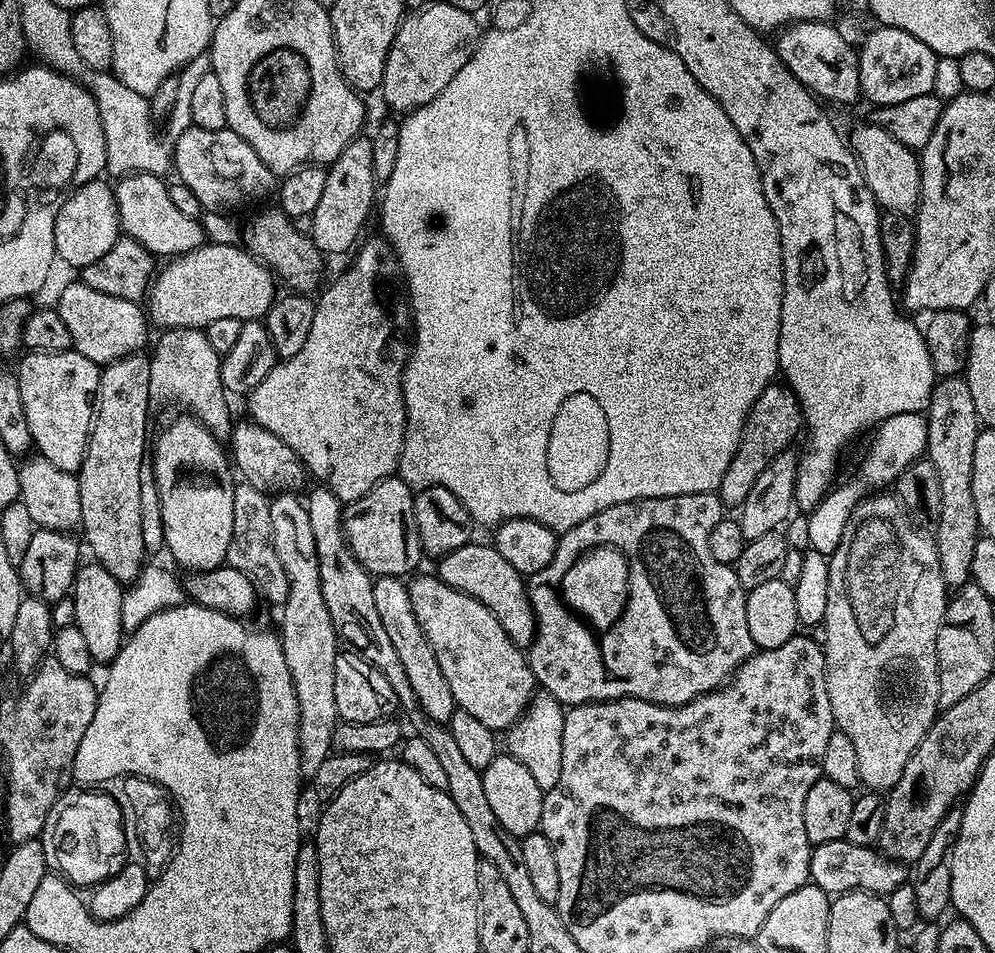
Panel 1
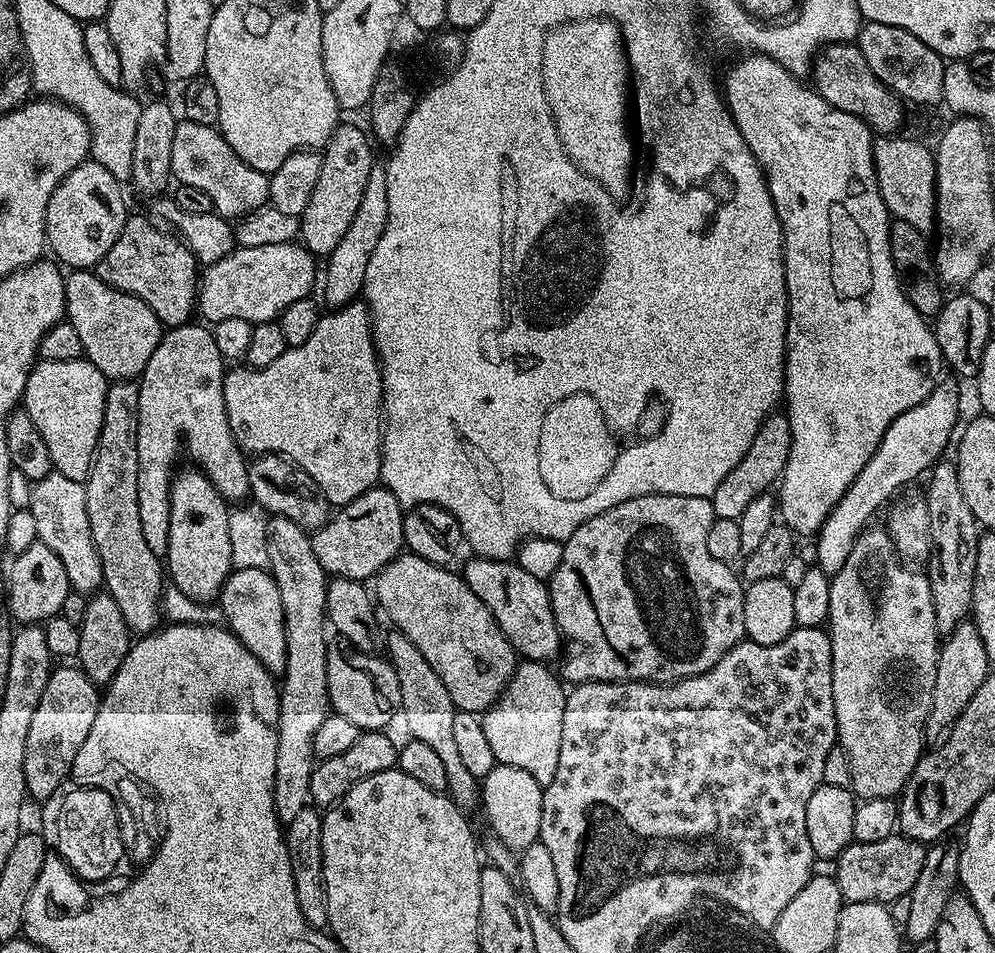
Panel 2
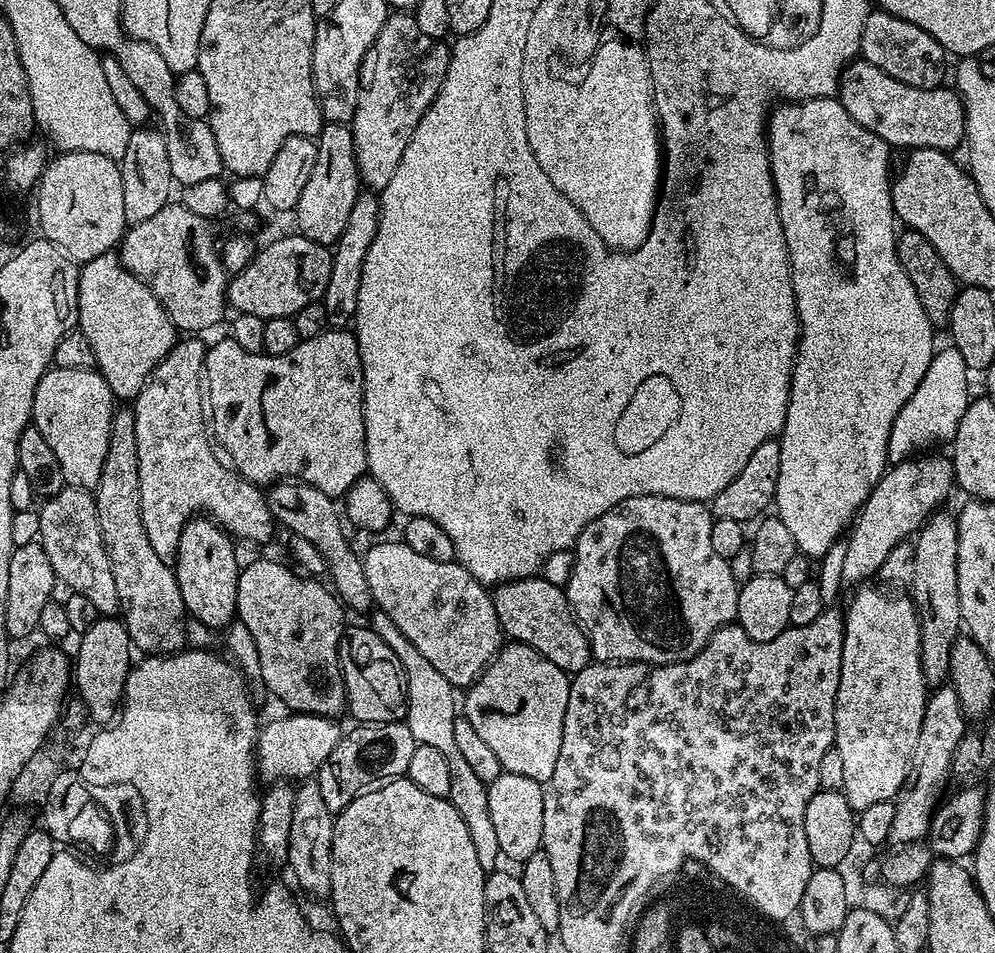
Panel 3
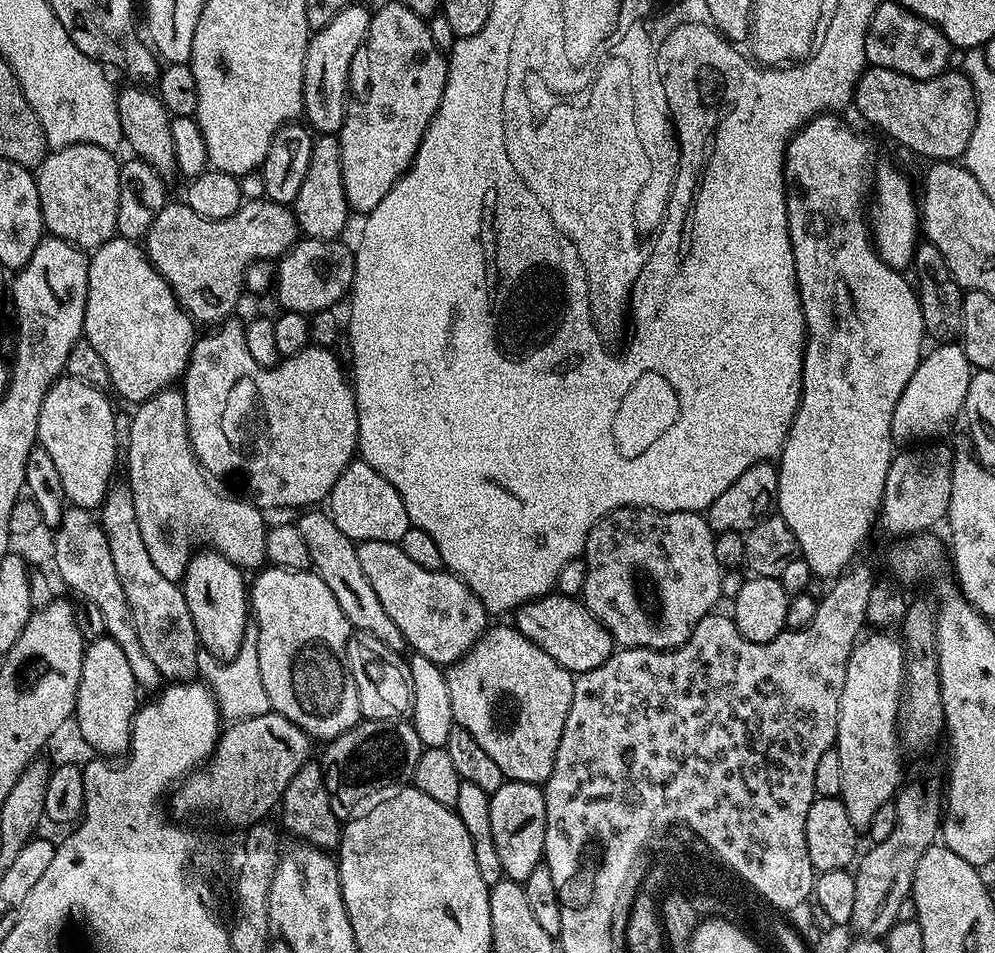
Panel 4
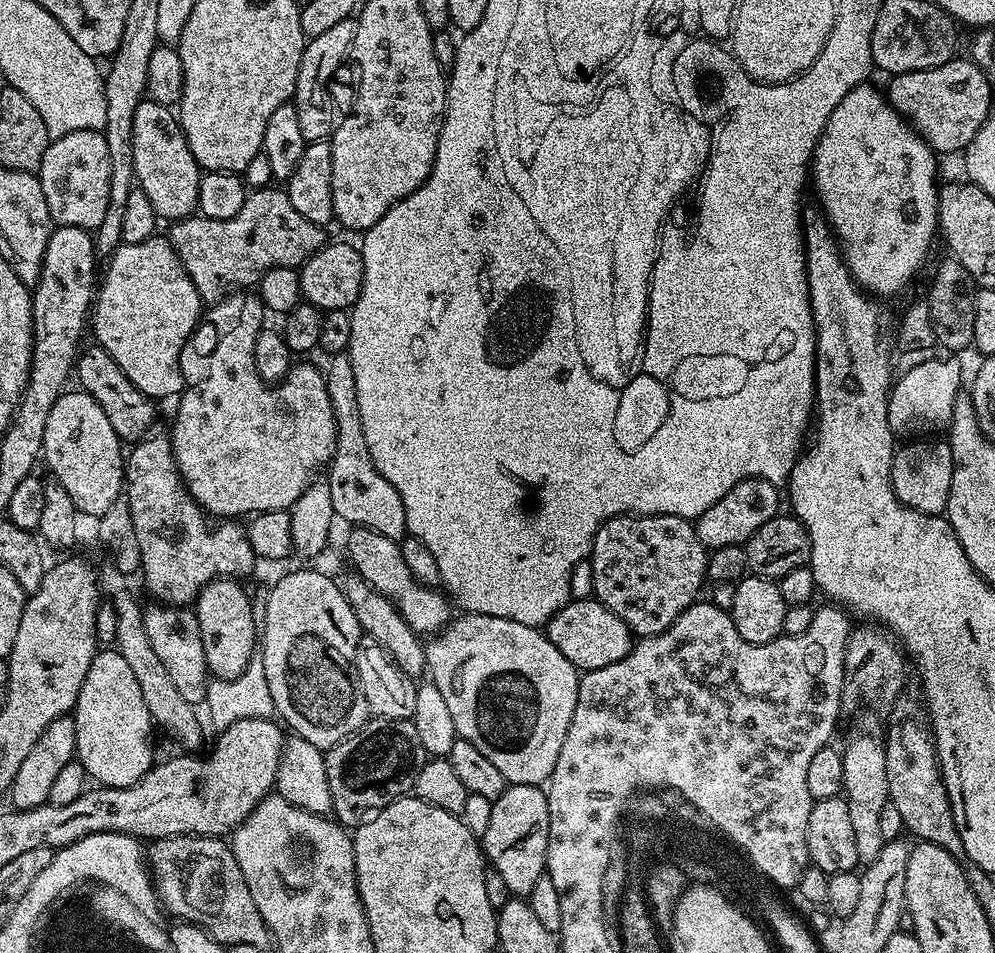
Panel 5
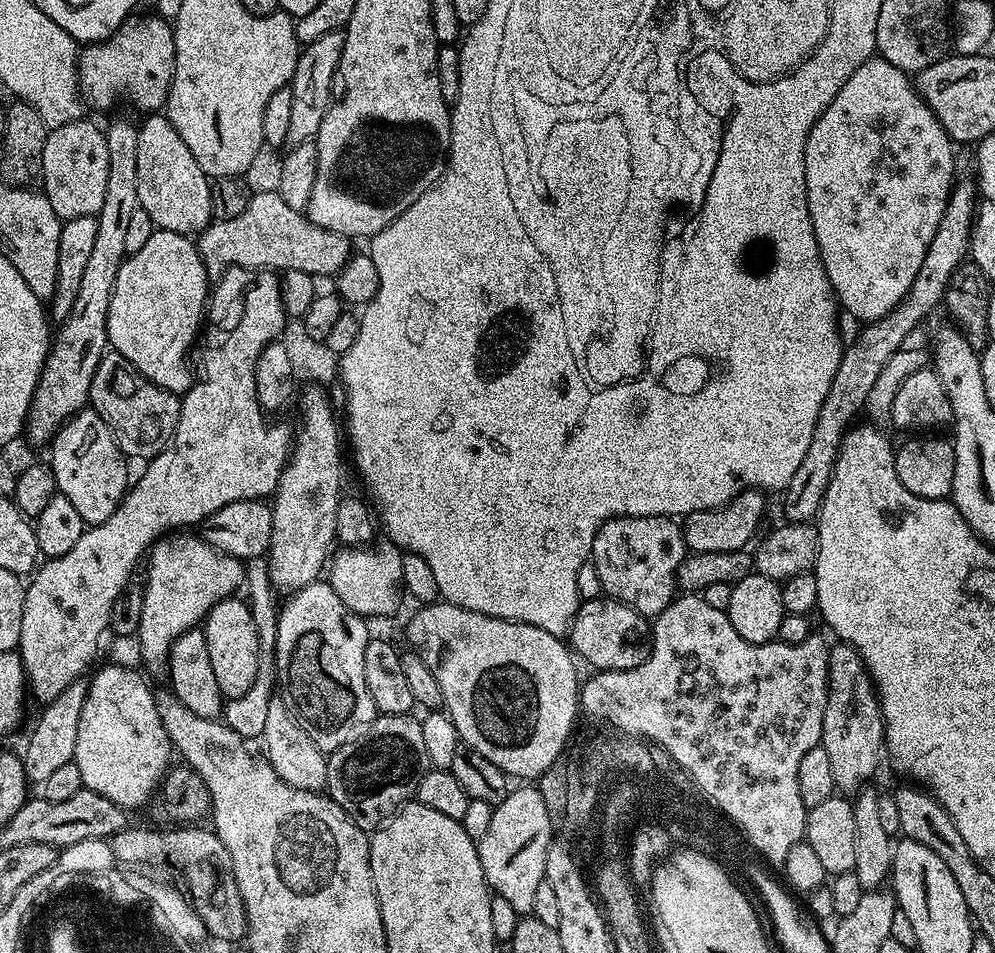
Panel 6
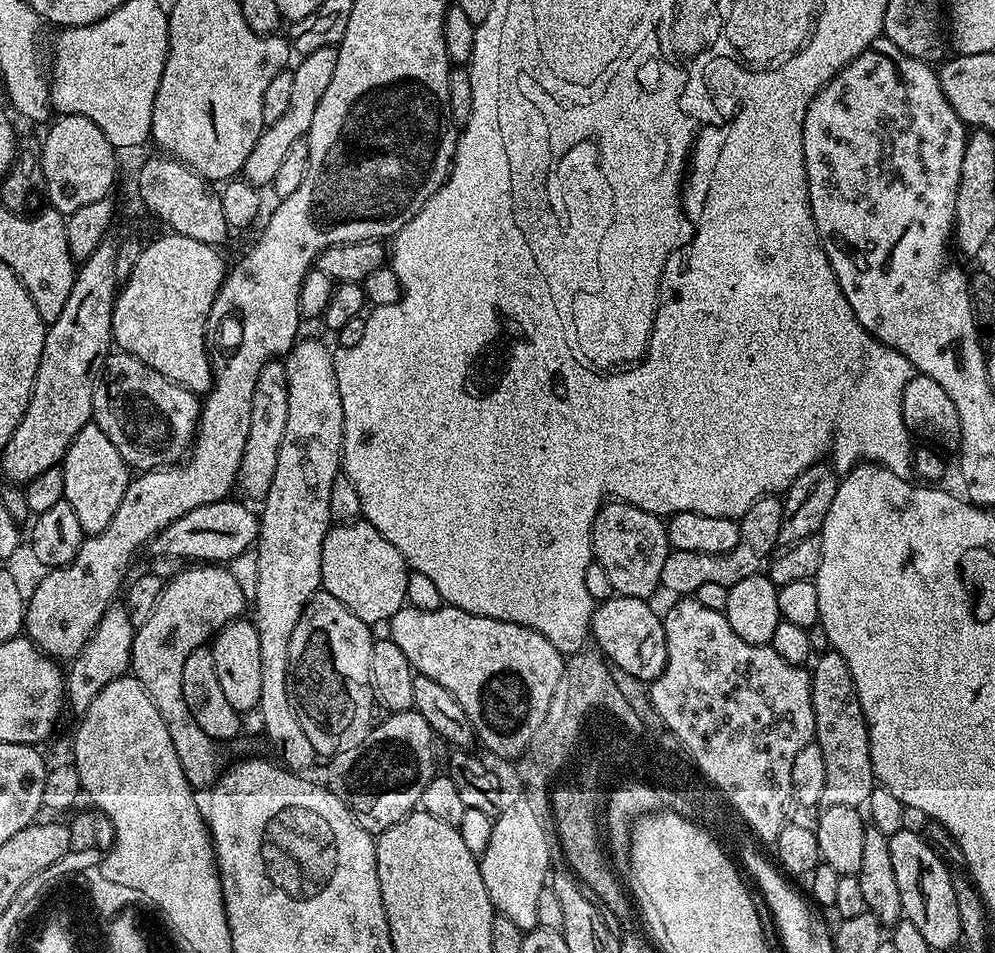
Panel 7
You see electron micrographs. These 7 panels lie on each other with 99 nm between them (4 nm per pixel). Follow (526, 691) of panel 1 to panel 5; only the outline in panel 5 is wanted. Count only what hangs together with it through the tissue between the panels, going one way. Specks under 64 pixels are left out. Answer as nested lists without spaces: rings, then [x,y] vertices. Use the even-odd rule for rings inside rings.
[[[353,527],[348,536],[348,560],[353,564],[355,575],[363,580],[378,594],[392,601],[392,605],[406,618],[406,622],[421,634],[435,634],[454,619],[454,604],[439,587],[427,588],[410,574],[406,561],[402,558],[402,550],[397,541],[372,529]]]

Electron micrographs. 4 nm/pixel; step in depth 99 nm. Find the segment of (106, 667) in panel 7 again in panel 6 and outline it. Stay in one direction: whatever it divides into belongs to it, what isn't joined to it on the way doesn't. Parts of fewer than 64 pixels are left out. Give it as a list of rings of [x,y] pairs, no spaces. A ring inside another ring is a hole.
[[[81,678],[75,680],[58,698],[54,698],[49,704],[43,705],[39,710],[40,721],[32,728],[28,741],[24,744],[22,759],[24,762],[24,773],[29,785],[42,786],[50,774],[56,773],[58,769],[73,763],[76,758],[76,743],[78,742],[78,718],[82,718],[82,705],[86,702],[88,693],[88,680]]]

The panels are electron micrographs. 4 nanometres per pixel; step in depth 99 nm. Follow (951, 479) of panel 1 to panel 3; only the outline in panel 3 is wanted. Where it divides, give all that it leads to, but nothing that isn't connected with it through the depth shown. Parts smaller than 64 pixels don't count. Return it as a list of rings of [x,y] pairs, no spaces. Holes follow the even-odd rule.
[[[944,511],[933,512],[914,537],[916,549],[910,599],[916,605],[916,616],[920,620],[920,661],[929,689],[938,688],[949,679],[952,647],[962,632],[958,602],[958,526],[956,516]]]

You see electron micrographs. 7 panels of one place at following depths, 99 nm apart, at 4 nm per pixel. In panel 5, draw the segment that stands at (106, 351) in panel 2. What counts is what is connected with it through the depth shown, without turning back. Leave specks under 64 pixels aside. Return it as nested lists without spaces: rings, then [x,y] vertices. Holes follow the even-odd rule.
[[[157,234],[142,242],[121,243],[107,257],[108,269],[103,269],[94,292],[94,303],[90,309],[90,328],[96,331],[95,343],[105,348],[118,362],[122,374],[134,382],[142,394],[153,401],[161,402],[167,396],[179,397],[186,387],[184,372],[180,369],[180,351],[192,336],[200,320],[202,301],[190,274],[182,266],[172,243]]]

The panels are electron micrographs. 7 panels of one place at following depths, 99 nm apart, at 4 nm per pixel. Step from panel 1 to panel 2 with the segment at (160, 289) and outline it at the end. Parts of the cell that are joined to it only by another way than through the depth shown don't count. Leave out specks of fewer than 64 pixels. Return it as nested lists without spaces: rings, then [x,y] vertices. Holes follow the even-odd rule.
[[[300,242],[237,247],[203,269],[198,280],[199,315],[204,315],[209,325],[222,322],[222,318],[246,318],[252,325],[276,320],[290,302],[313,295],[312,287],[318,284],[316,264],[317,257]]]

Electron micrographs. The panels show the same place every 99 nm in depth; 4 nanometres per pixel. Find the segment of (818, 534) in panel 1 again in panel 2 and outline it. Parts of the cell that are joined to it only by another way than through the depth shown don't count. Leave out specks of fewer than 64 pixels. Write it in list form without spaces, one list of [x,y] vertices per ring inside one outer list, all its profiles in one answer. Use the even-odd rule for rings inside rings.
[[[944,382],[926,399],[918,402],[918,406],[906,410],[906,414],[898,414],[898,418],[890,422],[882,442],[878,442],[878,450],[874,450],[870,462],[866,462],[858,478],[854,478],[846,494],[830,510],[830,514],[822,522],[820,531],[816,533],[815,567],[823,570],[829,577],[842,570],[846,558],[850,558],[850,550],[854,550],[854,542],[864,533],[865,528],[869,527],[871,520],[868,519],[880,507],[881,511],[897,493],[907,489],[911,480],[918,479],[920,475],[923,477],[932,465],[945,455],[944,447],[947,446],[948,439],[950,444],[957,431],[956,415],[959,412],[960,400],[956,397],[955,390]]]

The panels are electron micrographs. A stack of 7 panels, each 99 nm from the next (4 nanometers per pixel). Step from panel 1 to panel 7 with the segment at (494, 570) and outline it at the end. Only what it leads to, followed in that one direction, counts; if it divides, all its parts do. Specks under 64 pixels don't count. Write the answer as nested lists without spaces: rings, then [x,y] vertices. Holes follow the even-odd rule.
[[[613,594],[610,599],[601,600],[595,605],[590,629],[591,639],[594,644],[596,640],[597,646],[601,648],[599,651],[606,657],[608,663],[643,682],[651,682],[659,678],[666,666],[666,658],[668,657],[664,621],[661,613],[659,611],[656,613],[650,605],[648,600]]]

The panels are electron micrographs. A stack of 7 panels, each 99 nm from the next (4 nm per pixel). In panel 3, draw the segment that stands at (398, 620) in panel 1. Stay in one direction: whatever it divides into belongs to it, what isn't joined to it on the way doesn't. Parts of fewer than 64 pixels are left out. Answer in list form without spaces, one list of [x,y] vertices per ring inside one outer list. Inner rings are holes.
[[[392,638],[388,640],[390,650],[400,659],[400,667],[406,681],[406,723],[410,726],[410,734],[414,734],[417,744],[436,747],[446,757],[450,766],[450,794],[448,799],[458,810],[462,822],[466,822],[466,831],[474,842],[474,851],[478,857],[478,866],[482,866],[485,874],[497,871],[502,857],[498,846],[498,834],[494,830],[494,822],[490,818],[490,798],[488,785],[482,782],[470,770],[470,766],[462,759],[458,745],[454,742],[454,722],[458,715],[458,696],[450,682],[414,650],[414,646],[406,639]]]

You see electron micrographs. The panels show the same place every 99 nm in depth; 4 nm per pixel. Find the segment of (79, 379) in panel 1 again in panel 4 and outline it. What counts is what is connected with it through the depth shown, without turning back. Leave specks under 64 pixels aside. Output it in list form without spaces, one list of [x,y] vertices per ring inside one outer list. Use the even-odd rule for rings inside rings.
[[[65,374],[54,382],[54,386],[50,386],[42,402],[42,414],[38,414],[36,439],[39,447],[50,453],[54,467],[58,469],[58,478],[62,478],[65,501],[74,508],[99,509],[114,483],[112,475],[116,472],[116,412],[104,395],[94,385]]]

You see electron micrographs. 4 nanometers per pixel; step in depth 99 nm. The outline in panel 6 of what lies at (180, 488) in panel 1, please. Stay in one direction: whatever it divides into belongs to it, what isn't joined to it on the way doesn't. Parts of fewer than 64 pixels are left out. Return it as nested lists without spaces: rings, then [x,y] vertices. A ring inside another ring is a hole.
[[[240,598],[219,600],[208,611],[202,631],[206,638],[206,651],[210,654],[210,666],[214,670],[214,682],[221,697],[238,699],[250,690],[258,674],[259,632],[247,603]]]

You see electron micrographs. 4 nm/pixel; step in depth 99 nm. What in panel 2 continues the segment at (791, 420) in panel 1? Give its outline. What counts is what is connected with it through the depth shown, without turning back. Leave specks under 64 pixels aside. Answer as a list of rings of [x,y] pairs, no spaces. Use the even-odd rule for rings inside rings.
[[[773,411],[771,416],[767,416],[758,426],[758,434],[754,434],[754,442],[750,442],[750,450],[746,450],[746,458],[722,478],[718,490],[714,490],[712,495],[712,509],[717,518],[721,520],[739,520],[742,510],[754,502],[763,492],[769,491],[779,481],[786,458],[790,458],[790,422],[783,411]]]

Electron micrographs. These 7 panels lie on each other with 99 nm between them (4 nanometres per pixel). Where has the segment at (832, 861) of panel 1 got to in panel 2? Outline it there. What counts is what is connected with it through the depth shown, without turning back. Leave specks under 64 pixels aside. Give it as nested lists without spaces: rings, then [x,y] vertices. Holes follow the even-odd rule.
[[[894,834],[879,842],[853,842],[834,862],[834,879],[847,903],[874,901],[889,904],[908,894],[918,880],[927,847],[907,836]]]

